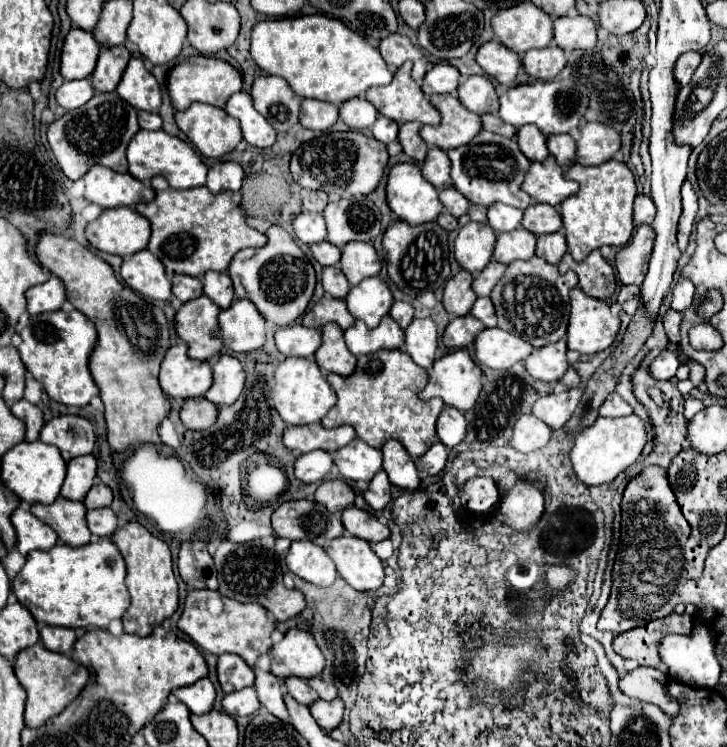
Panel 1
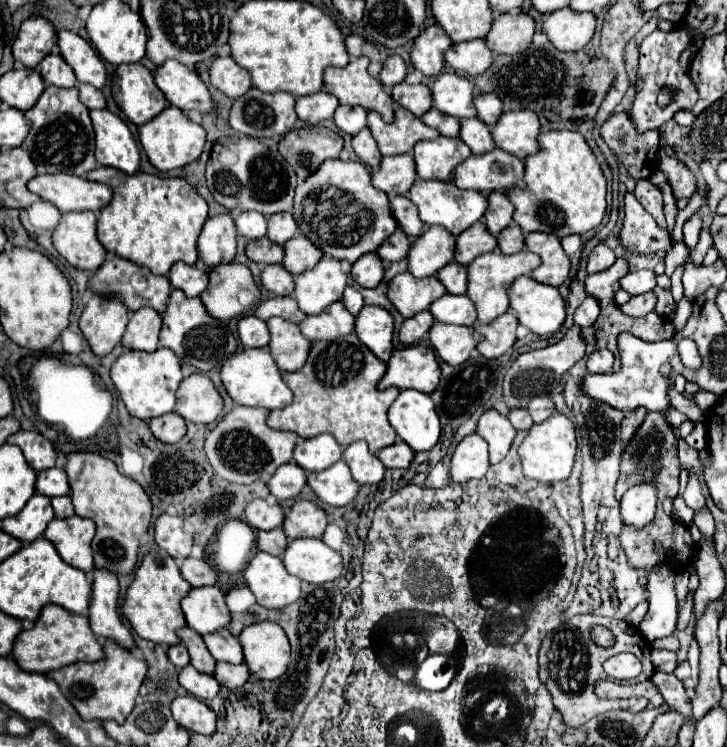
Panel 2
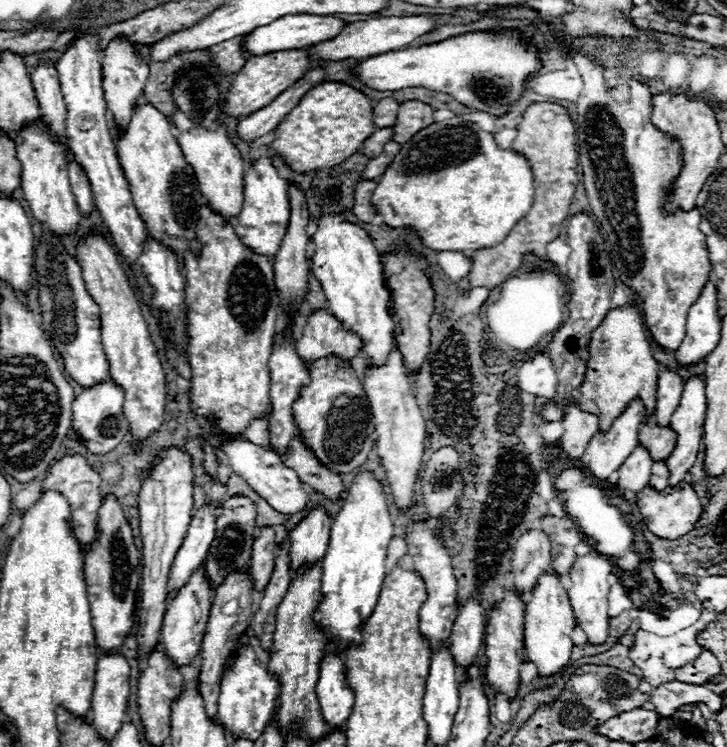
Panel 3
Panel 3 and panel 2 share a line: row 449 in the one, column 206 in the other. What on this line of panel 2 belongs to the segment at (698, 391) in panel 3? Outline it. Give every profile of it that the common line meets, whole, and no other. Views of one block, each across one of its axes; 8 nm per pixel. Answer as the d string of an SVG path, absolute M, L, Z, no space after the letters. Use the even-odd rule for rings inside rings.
M194 666L182 668L178 674L178 682L196 698L200 700L212 700L220 692L220 684L214 680L214 676L198 672Z

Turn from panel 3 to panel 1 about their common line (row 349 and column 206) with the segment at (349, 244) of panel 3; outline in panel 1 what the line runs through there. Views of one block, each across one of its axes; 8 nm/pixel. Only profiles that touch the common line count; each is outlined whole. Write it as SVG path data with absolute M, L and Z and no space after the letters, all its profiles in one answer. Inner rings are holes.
M184 342L174 344L160 368L160 386L170 398L194 398L188 394L204 396L212 384L212 370L208 362L192 360Z

